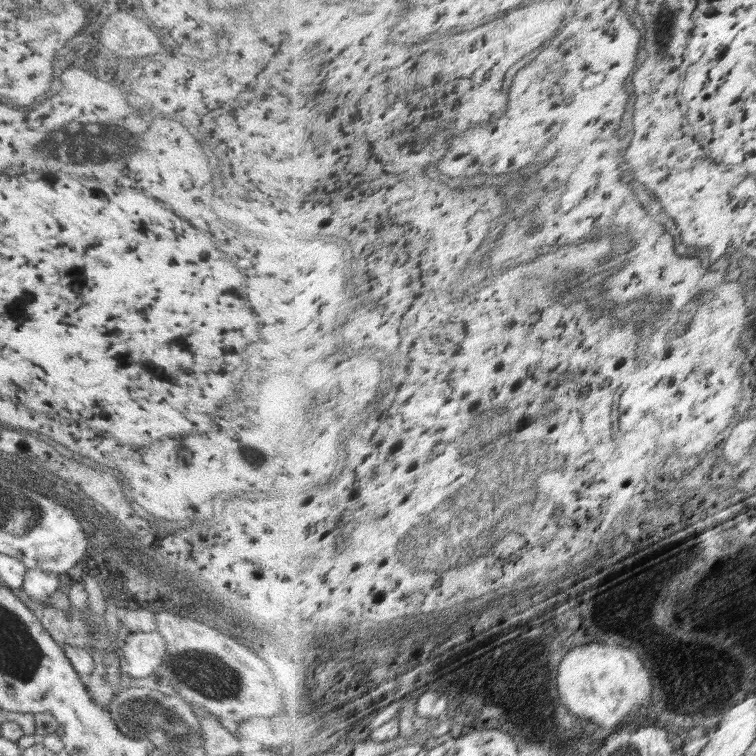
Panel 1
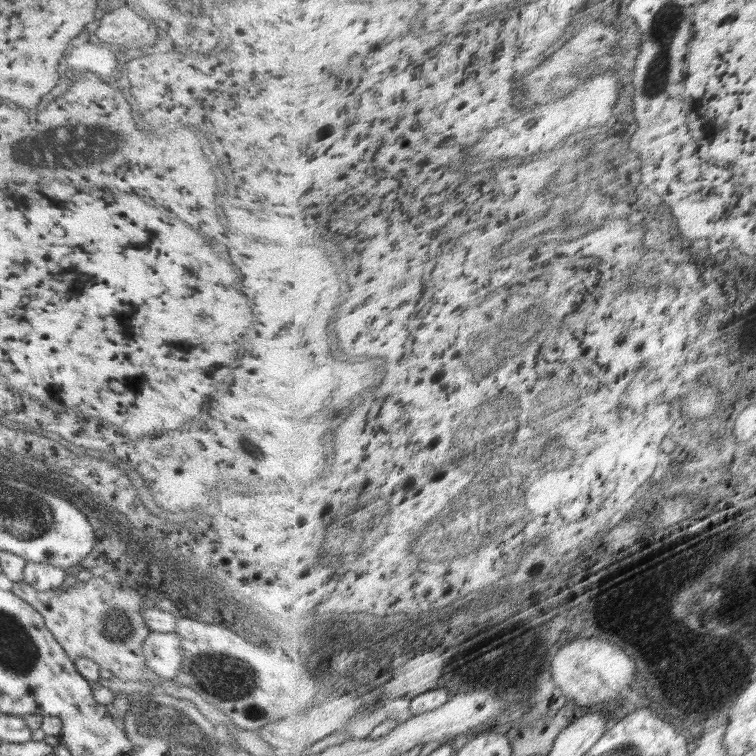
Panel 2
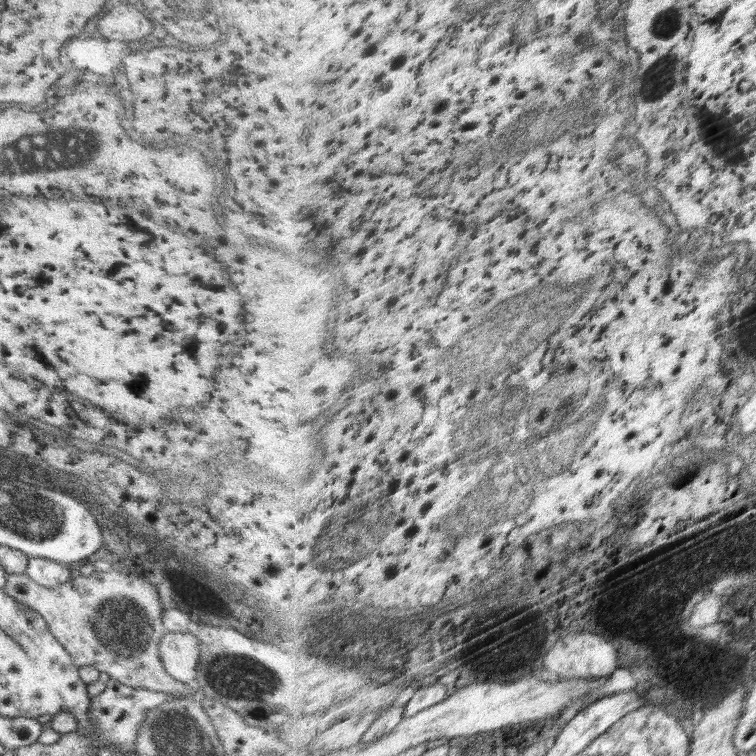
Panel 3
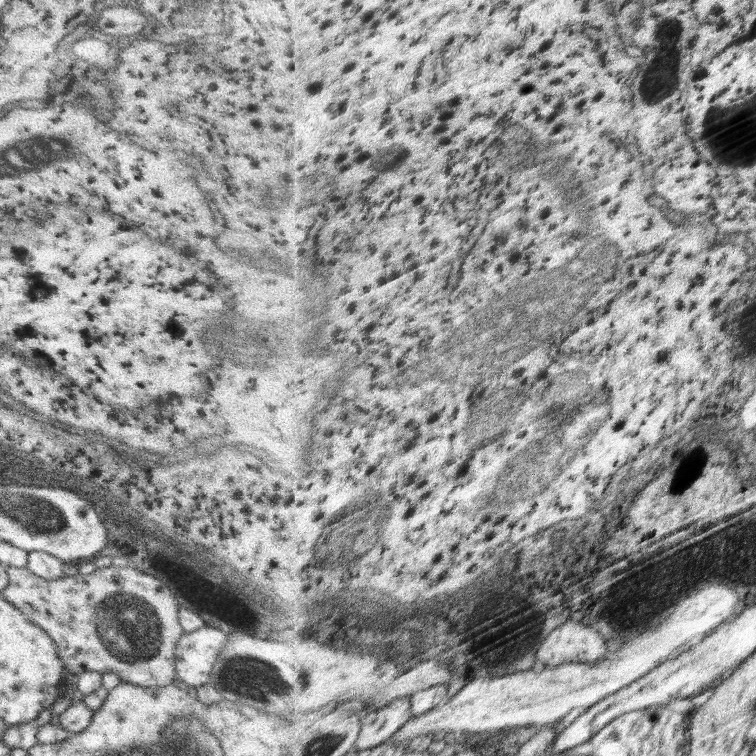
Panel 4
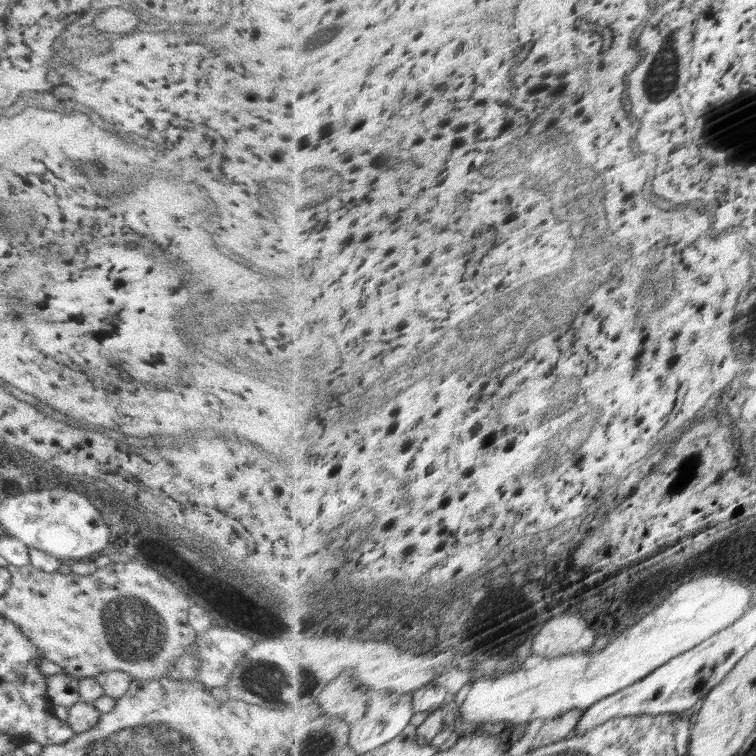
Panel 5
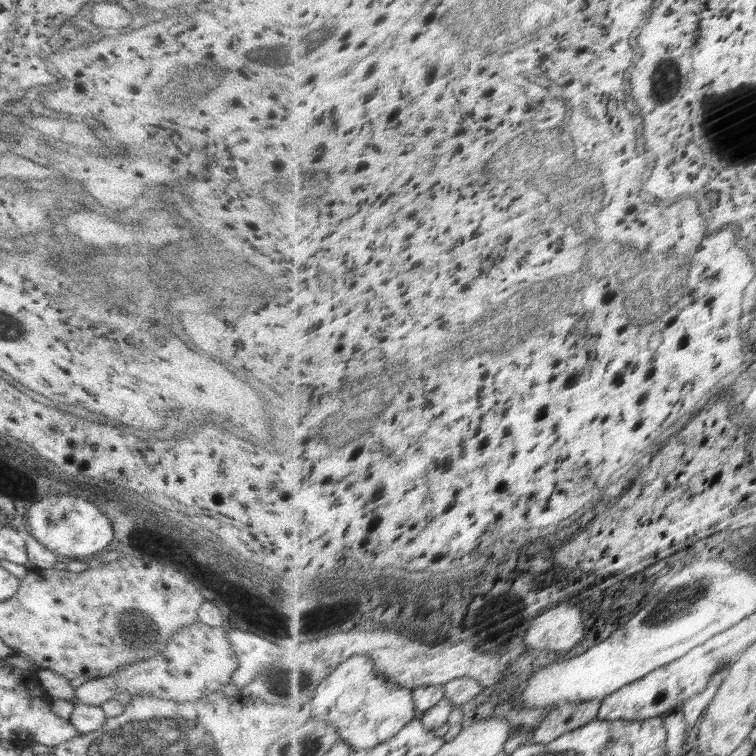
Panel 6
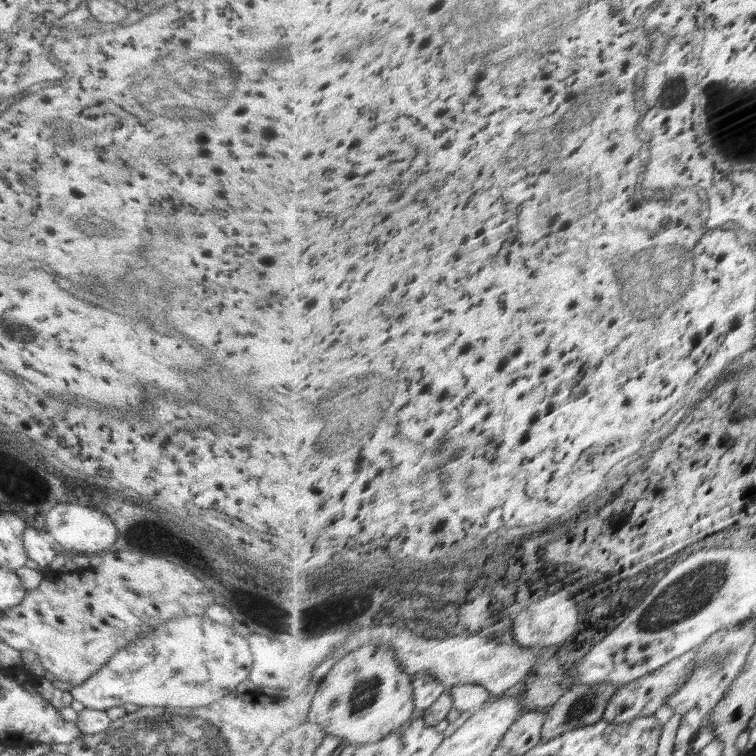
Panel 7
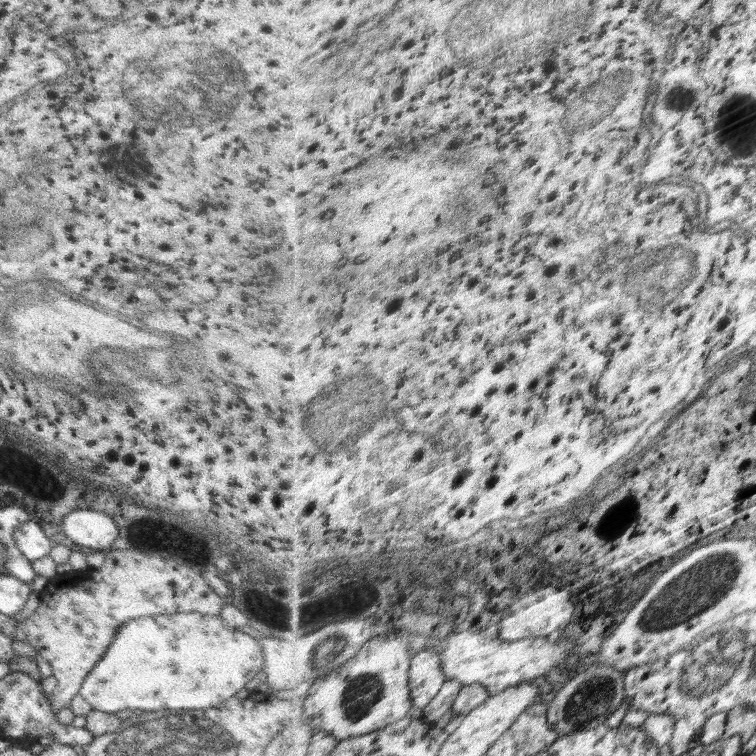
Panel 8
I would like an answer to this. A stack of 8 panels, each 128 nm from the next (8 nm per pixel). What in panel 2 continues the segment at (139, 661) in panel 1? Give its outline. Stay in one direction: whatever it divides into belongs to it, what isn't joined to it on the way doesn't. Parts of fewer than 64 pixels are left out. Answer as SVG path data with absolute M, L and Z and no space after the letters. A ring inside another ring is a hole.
M149 632L142 644L147 670L164 681L177 677L182 661L182 650L177 635L172 632Z

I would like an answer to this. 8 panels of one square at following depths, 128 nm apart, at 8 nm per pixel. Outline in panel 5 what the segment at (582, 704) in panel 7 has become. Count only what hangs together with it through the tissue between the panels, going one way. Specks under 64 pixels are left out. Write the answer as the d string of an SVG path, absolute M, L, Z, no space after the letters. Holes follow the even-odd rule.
M572 710L558 718L554 718L554 720L546 721L546 724L535 736L532 744L534 748L531 747L531 749L556 744L558 741L568 738L575 732L580 720L584 718L584 713L586 713L586 710Z

